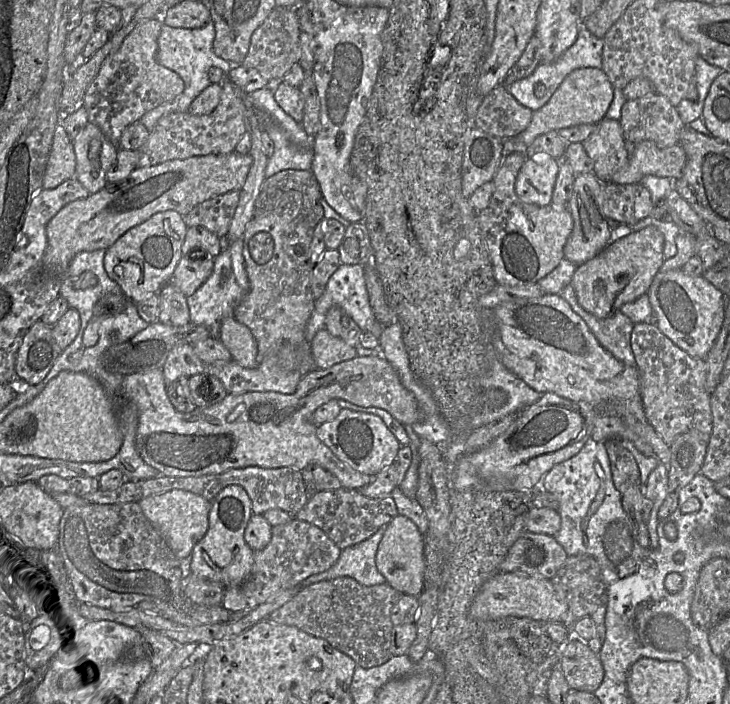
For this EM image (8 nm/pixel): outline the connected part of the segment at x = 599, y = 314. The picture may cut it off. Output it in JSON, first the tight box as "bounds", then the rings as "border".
{"bounds":[571,225,664,318],"border":[[[650,225],[610,242],[594,258],[578,266],[571,285],[585,311],[597,318],[605,318],[624,304],[647,294],[664,260],[664,236],[655,225]]]}

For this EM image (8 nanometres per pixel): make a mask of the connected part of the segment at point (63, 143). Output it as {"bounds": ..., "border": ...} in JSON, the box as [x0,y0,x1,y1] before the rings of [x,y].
{"bounds":[42,122,76,189],"border":[[[60,122],[55,128],[53,143],[48,157],[42,188],[54,189],[73,178],[76,170],[76,155],[66,128]]]}

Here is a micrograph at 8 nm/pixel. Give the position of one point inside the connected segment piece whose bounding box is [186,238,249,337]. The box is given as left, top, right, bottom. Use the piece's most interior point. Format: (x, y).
(215, 299)

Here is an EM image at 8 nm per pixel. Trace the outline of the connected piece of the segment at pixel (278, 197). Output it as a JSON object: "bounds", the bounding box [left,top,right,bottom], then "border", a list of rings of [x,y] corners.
{"bounds":[254,170,324,263],"border":[[[282,170],[265,178],[260,194],[254,206],[254,217],[265,216],[272,212],[279,202],[297,203],[302,207],[298,215],[285,227],[283,231],[283,248],[297,263],[307,263],[310,260],[310,246],[317,224],[324,220],[324,208],[321,204],[323,194],[311,170]]]}

